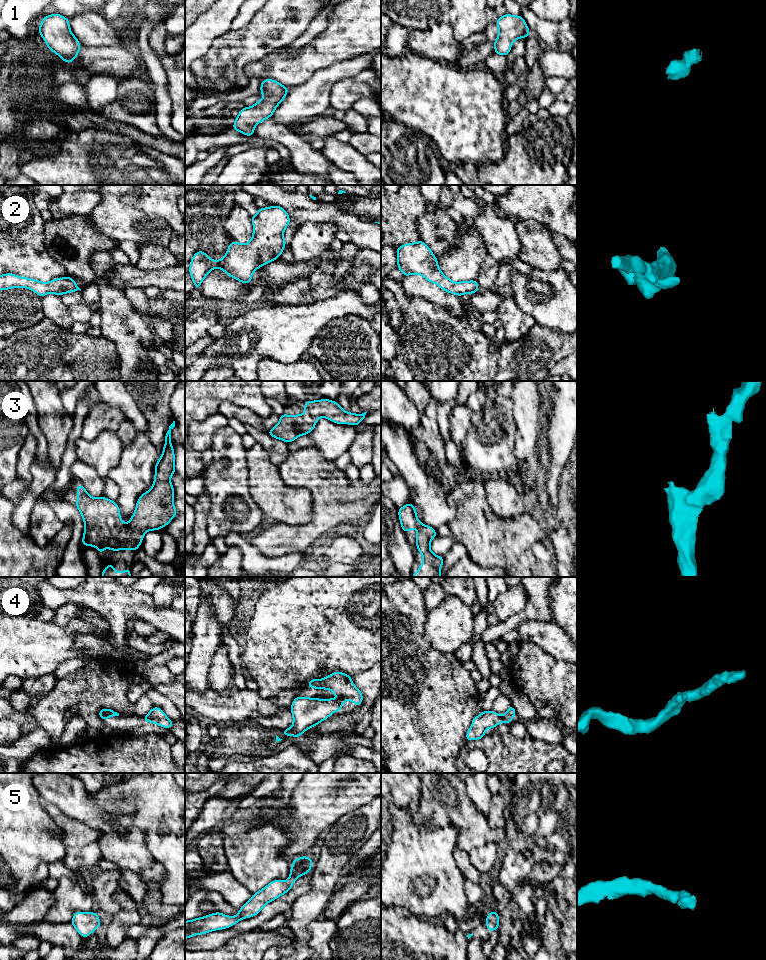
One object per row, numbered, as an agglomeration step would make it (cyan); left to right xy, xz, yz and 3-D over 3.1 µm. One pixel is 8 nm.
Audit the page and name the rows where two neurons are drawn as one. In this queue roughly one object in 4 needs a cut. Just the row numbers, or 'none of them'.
none of them

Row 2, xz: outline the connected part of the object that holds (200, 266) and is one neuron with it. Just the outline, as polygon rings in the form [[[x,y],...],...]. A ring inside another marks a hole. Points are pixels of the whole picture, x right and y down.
[[[280,206],[259,208],[258,213],[252,216],[251,220],[253,222],[253,236],[251,240],[245,245],[237,241],[230,243],[222,259],[214,261],[203,251],[198,251],[194,254],[190,262],[189,272],[195,289],[200,287],[203,279],[214,268],[222,269],[226,274],[244,284],[250,283],[255,270],[280,257],[286,244],[283,233],[290,223],[287,212]]]

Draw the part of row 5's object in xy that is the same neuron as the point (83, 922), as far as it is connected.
[[[76,912],[73,915],[71,924],[75,927],[75,929],[83,938],[86,938],[92,932],[94,932],[95,929],[101,926],[101,921],[96,912]]]

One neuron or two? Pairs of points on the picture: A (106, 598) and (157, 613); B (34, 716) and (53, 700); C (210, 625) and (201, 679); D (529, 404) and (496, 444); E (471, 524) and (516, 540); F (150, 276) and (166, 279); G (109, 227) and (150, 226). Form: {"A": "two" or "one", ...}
{"A": "one", "B": "one", "C": "one", "D": "two", "E": "one", "F": "one", "G": "one"}

